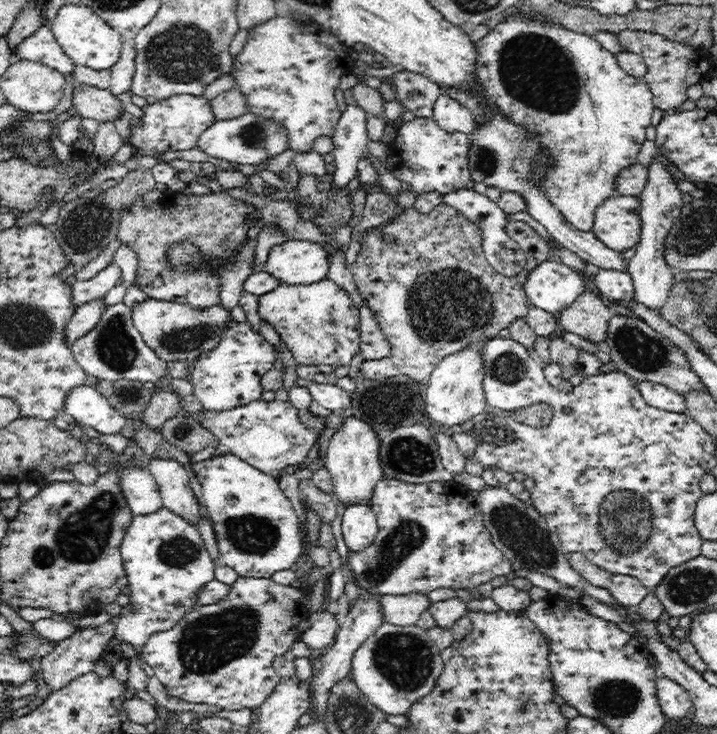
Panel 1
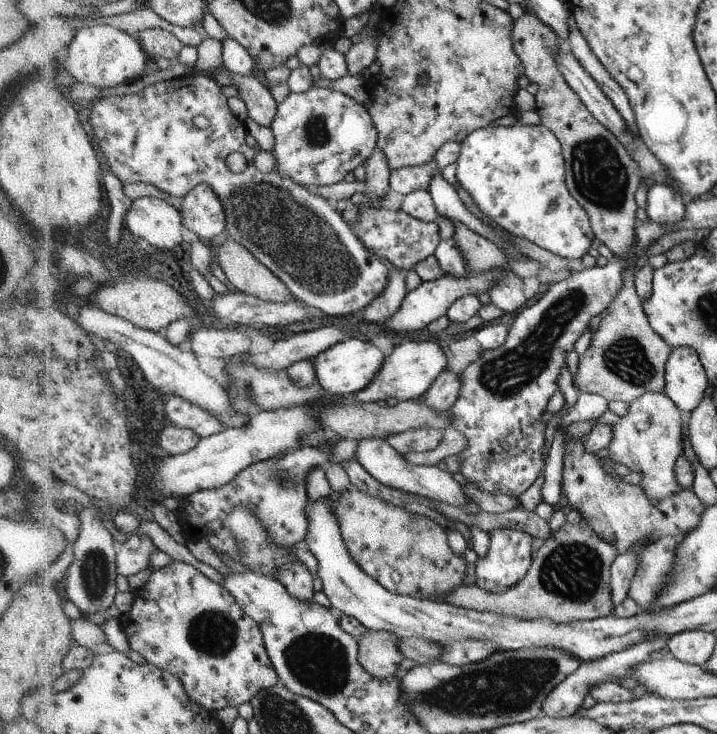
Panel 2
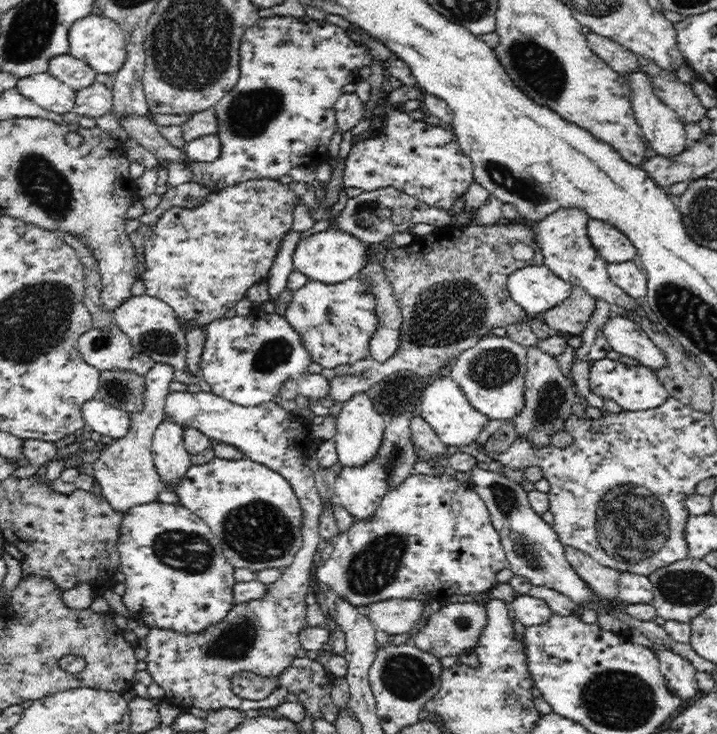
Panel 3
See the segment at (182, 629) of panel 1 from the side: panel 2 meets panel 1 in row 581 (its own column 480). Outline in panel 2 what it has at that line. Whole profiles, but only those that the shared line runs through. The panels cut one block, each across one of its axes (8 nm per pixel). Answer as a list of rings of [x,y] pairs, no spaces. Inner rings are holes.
[[[446,216],[446,219],[452,222],[454,226],[452,238],[456,240],[458,248],[466,257],[466,264],[470,271],[468,278],[476,275],[480,268],[503,266],[509,263],[510,258],[504,253],[504,250],[496,243],[490,242],[490,238],[478,234],[464,222],[456,222],[450,216]]]

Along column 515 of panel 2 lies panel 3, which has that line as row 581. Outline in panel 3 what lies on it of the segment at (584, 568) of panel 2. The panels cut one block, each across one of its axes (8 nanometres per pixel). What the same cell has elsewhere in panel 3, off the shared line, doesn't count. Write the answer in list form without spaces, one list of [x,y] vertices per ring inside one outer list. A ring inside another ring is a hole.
[[[565,546],[565,558],[578,576],[594,593],[611,601],[618,601],[618,577],[621,571],[602,566],[584,552]]]

